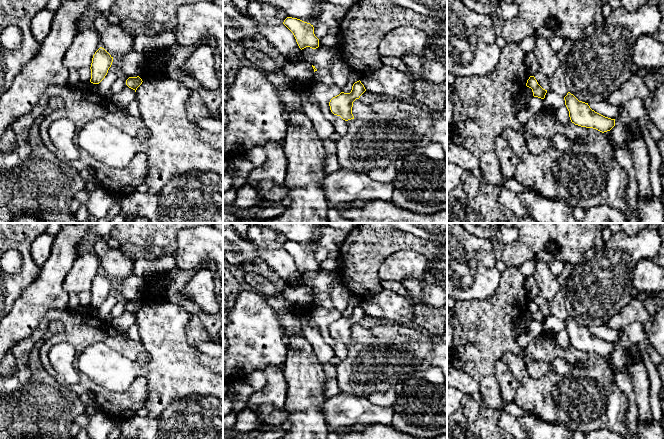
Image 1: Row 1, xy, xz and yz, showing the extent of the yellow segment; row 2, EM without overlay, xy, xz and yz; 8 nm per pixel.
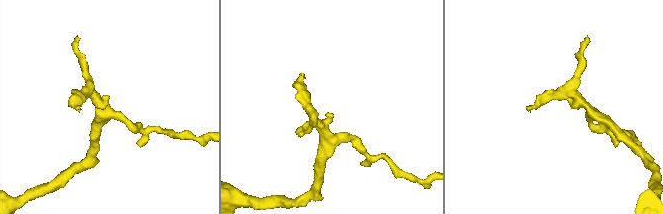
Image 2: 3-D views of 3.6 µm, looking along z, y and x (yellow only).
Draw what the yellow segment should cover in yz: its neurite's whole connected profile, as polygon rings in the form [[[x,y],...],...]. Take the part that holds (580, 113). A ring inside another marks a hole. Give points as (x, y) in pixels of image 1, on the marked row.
[[[570,92],[564,97],[569,117],[575,125],[593,128],[602,133],[610,131],[615,126],[615,119],[605,117],[590,108],[588,103],[579,101]]]

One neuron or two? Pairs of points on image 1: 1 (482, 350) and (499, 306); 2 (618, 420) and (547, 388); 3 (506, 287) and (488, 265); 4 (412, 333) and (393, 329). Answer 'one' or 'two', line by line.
1: one
2: one
3: two
4: one

